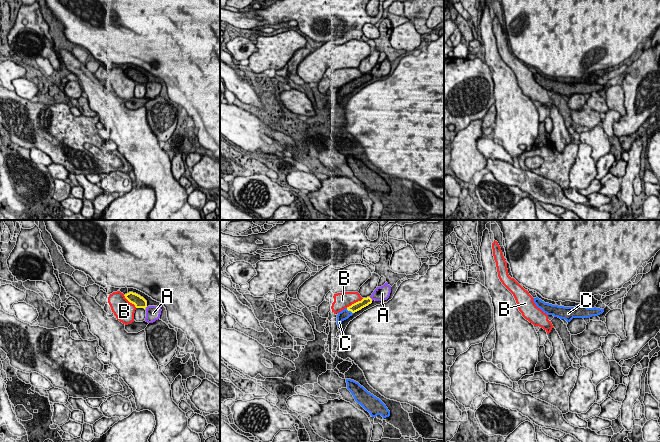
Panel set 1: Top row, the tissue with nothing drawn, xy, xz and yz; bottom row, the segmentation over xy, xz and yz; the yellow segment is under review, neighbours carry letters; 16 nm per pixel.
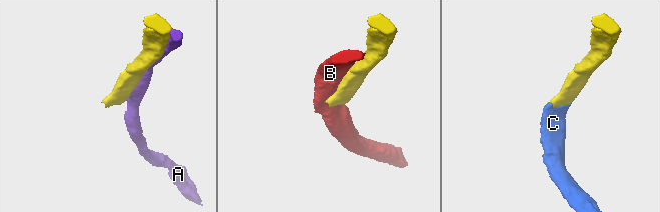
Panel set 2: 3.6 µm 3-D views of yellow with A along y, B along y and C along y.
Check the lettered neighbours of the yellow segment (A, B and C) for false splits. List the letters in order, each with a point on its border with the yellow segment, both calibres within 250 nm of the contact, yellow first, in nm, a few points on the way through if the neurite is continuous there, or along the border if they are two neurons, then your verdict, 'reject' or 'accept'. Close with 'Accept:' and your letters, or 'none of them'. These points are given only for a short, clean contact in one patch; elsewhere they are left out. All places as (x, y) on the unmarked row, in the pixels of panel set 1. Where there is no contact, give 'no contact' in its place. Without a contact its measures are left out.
A: meets yellow in xz at (371, 75); 140 nm thick on the yellow side, 240 nm on the other; reject
B: meets yellow in xz at (354, 79); 140 nm thick on the yellow side, 260 nm on the other; reject
C: meets yellow in xz at (350, 86); 140 nm thick on the yellow side, 160 nm on the other; runs through xz (357, 82), (350, 86), (344, 90); accept
Accept: C

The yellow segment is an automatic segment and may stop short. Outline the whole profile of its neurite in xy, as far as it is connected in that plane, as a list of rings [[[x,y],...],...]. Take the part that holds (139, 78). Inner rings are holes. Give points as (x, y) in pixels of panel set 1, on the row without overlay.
[[[129,68],[125,70],[124,72],[130,79],[134,80],[136,84],[145,85],[147,83],[147,77],[136,69]]]

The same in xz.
[[[370,73],[363,74],[361,77],[358,77],[351,82],[345,84],[337,91],[337,101],[340,103],[341,99],[352,92],[355,88],[361,86],[362,84],[368,82],[372,79],[372,75]]]

